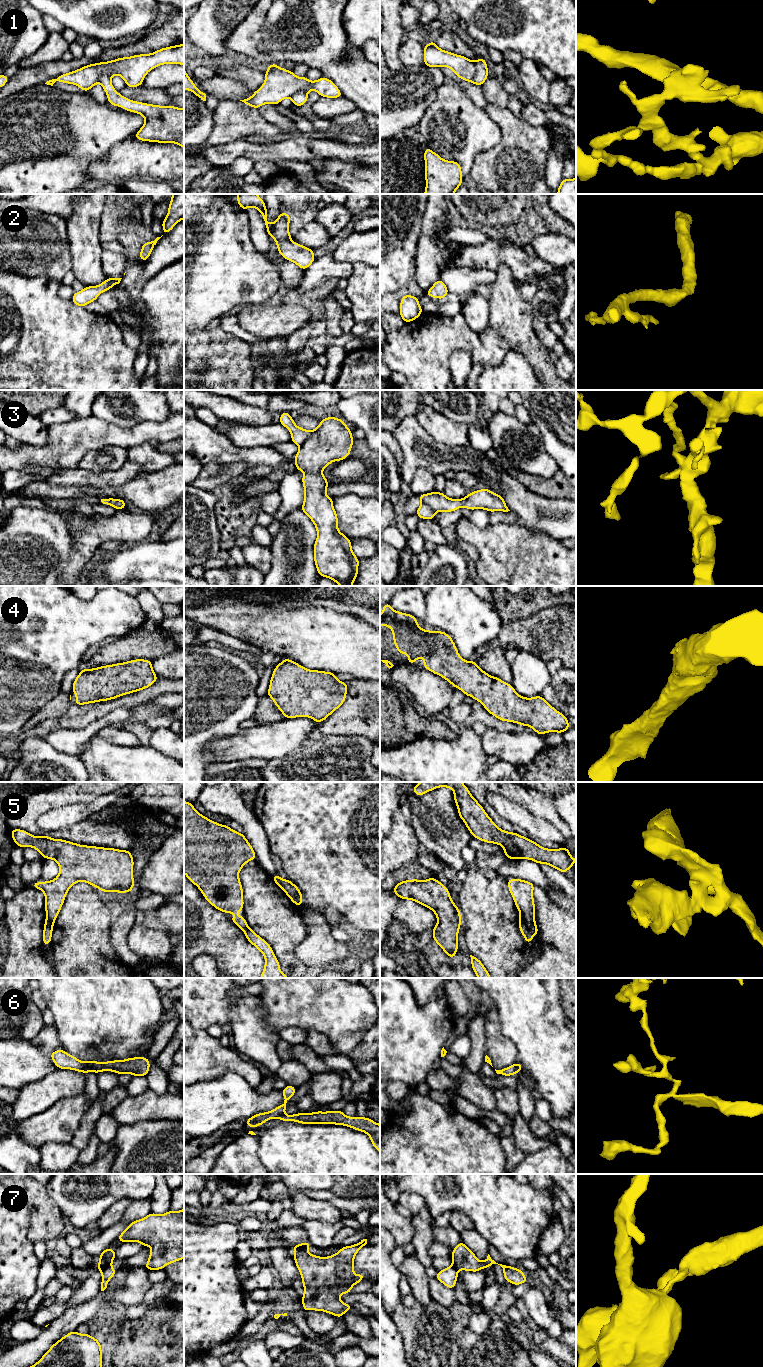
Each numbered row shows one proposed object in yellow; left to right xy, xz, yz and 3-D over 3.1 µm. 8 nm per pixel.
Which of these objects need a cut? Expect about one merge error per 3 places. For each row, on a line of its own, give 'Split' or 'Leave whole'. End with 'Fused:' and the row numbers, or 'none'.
1: Split
2: Leave whole
3: Leave whole
4: Leave whole
5: Split
6: Split
7: Split
Fused: 1, 5, 6, 7

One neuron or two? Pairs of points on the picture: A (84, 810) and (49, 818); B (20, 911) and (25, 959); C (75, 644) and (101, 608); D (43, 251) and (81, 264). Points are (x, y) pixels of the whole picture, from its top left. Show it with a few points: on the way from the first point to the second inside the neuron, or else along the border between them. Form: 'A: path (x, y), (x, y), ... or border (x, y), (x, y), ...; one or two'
A: path (75, 813), (58, 818); one
B: path (22, 923), (22, 947); one
C: path (76, 635), (94, 617); one
D: border (67, 238), (72, 269); two

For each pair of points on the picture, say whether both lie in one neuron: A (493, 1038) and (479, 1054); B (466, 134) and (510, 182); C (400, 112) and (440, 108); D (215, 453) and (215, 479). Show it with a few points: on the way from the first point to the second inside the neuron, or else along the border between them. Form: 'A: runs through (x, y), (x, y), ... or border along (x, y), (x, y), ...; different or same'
A: border along (484, 1023), (485, 1052), (487, 1054); different
B: border along (502, 138), (493, 147), (479, 152), (469, 171); different
C: border along (438, 88), (436, 99), (427, 108), (418, 125); different
D: border along (238, 460), (225, 465), (207, 463), (203, 466); different

